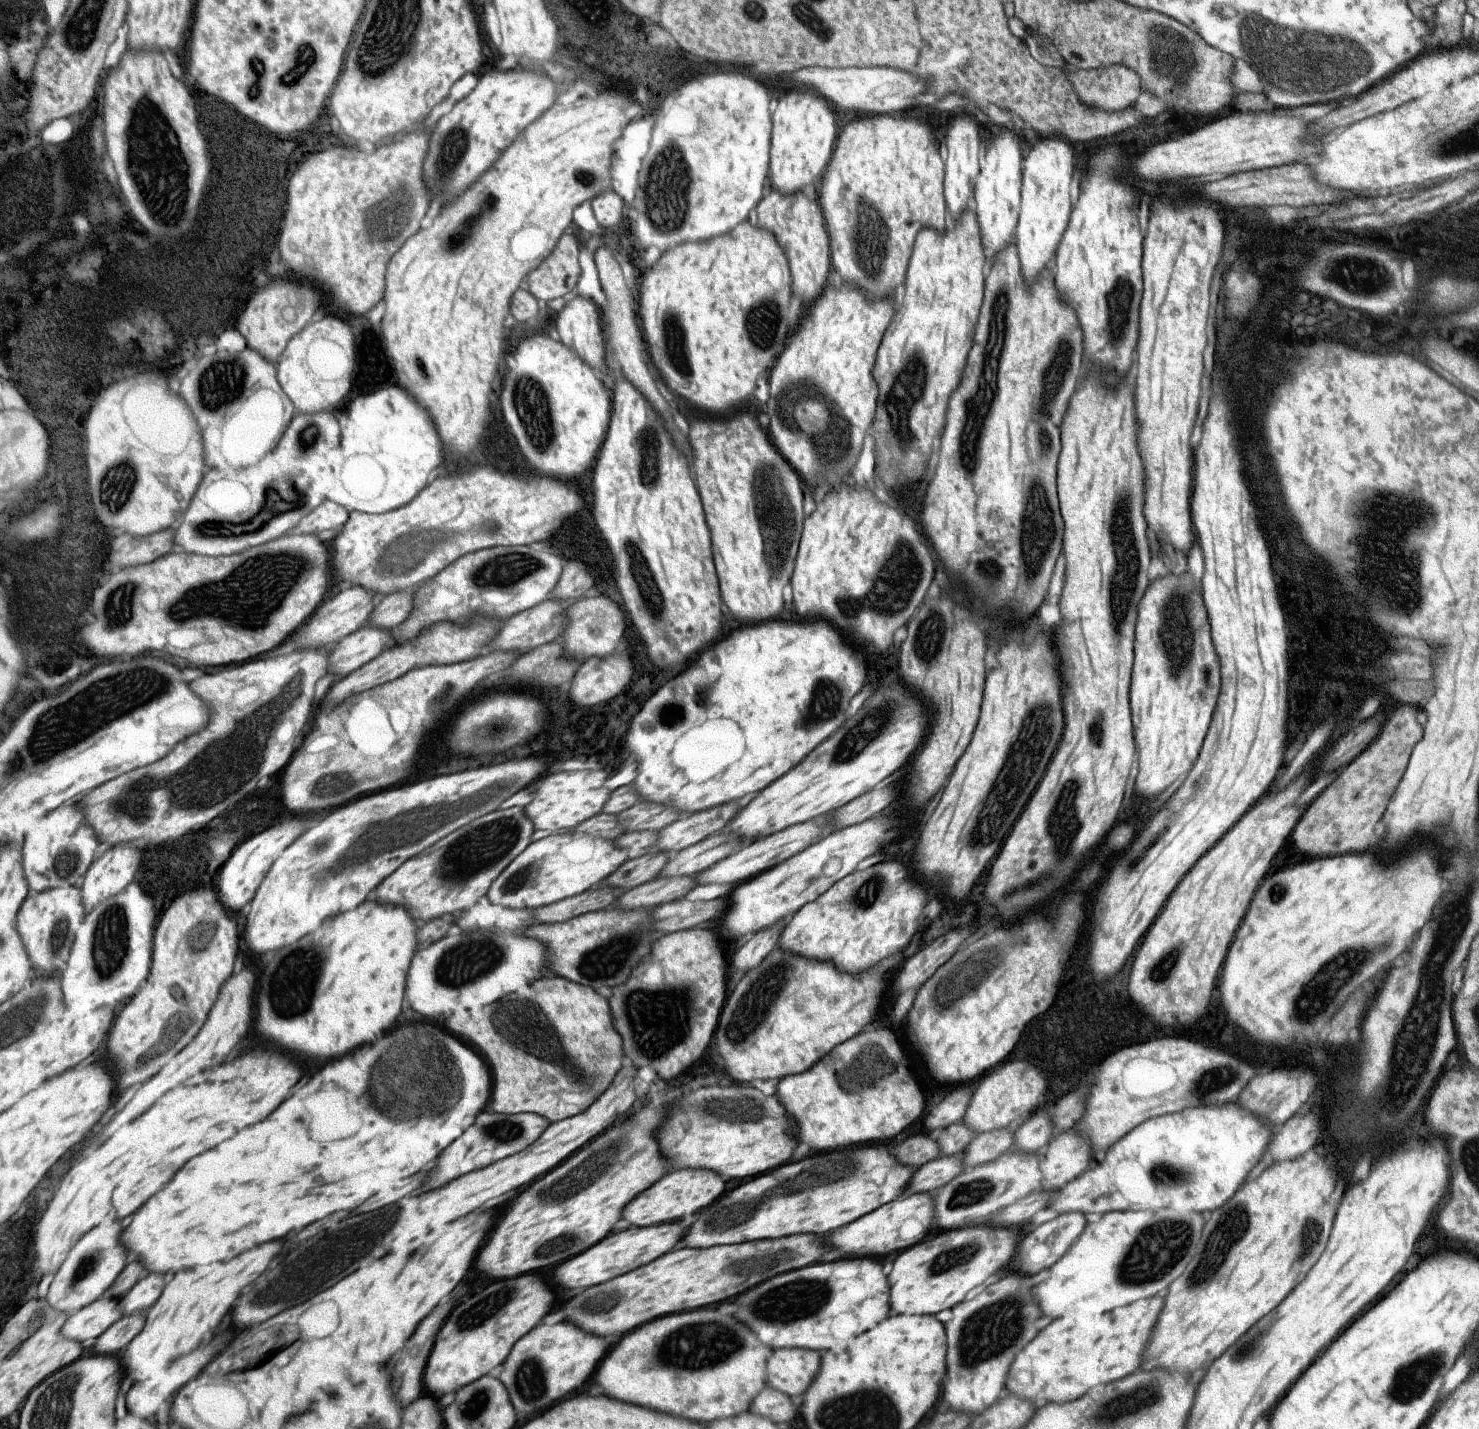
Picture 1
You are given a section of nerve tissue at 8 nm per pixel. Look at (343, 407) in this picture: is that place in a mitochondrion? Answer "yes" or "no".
no

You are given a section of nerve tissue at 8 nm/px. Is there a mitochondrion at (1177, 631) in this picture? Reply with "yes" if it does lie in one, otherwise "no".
yes

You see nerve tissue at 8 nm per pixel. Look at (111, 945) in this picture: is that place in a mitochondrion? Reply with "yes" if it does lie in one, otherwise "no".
yes

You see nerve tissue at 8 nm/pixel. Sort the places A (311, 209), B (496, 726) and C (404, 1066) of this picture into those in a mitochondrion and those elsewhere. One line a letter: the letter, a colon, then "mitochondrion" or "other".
A: other
B: mitochondrion
C: mitochondrion

